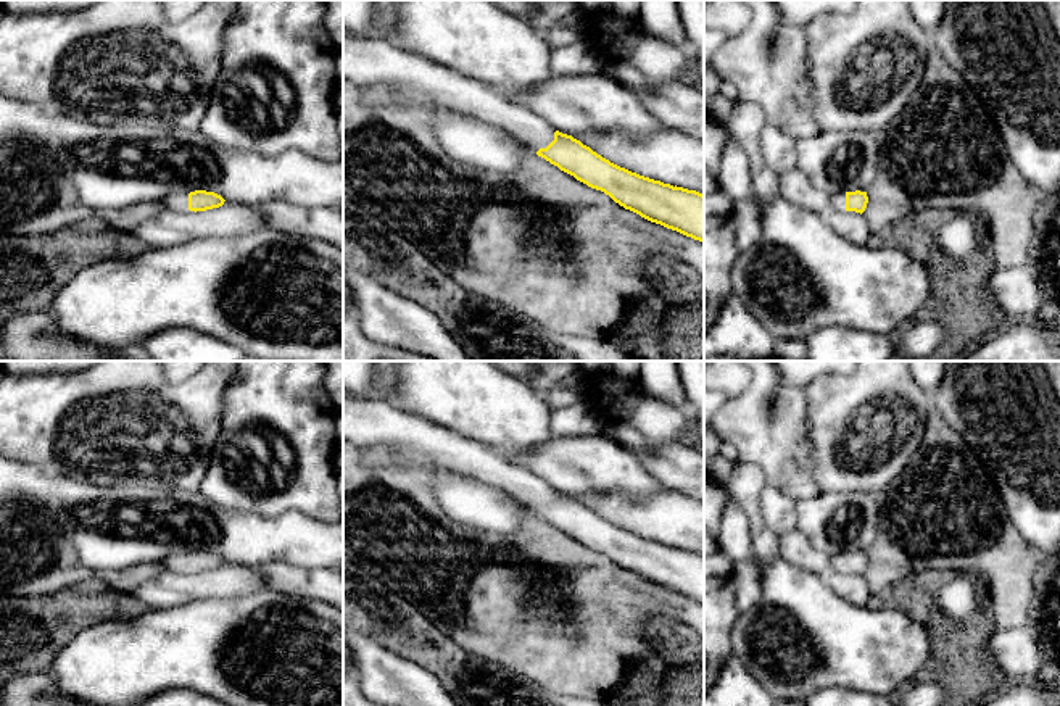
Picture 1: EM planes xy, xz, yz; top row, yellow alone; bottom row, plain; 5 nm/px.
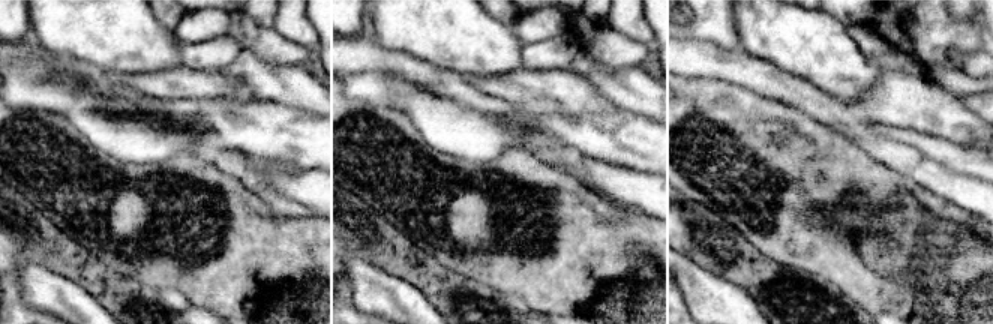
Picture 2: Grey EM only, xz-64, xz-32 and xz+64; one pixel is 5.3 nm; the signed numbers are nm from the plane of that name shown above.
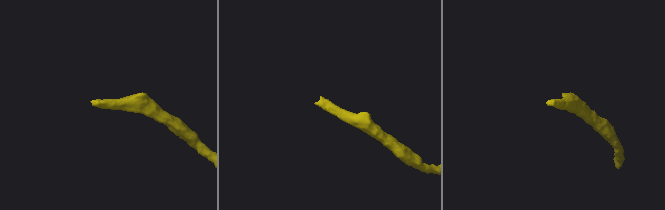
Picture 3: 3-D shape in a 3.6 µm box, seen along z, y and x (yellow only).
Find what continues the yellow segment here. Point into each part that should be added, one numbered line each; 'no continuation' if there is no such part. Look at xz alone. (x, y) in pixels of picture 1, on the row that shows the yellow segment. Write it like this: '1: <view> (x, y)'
1: xz (374, 60)

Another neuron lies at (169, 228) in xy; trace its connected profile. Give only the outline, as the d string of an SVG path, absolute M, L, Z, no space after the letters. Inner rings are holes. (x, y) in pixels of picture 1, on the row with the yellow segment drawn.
M232 203L193 214L164 210L142 221L130 234L148 248L168 248L195 239L235 237L264 227L251 206Z

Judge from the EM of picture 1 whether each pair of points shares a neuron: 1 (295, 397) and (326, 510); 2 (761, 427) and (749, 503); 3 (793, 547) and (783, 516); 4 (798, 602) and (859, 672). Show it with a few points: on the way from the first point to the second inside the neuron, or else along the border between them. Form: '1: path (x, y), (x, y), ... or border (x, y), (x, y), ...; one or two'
1: path (295, 424), (300, 474), (306, 482); one
2: border (738, 458), (754, 463), (762, 471), (767, 484); two
3: border (794, 527), (778, 535); two
4: path (807, 619), (843, 655); one

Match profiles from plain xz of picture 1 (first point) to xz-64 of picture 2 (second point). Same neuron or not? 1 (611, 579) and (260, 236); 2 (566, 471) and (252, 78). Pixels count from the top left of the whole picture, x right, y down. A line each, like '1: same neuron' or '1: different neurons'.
1: same neuron
2: different neurons

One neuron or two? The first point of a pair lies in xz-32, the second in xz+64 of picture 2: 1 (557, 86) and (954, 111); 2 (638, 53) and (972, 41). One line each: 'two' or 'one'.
1: one
2: two

